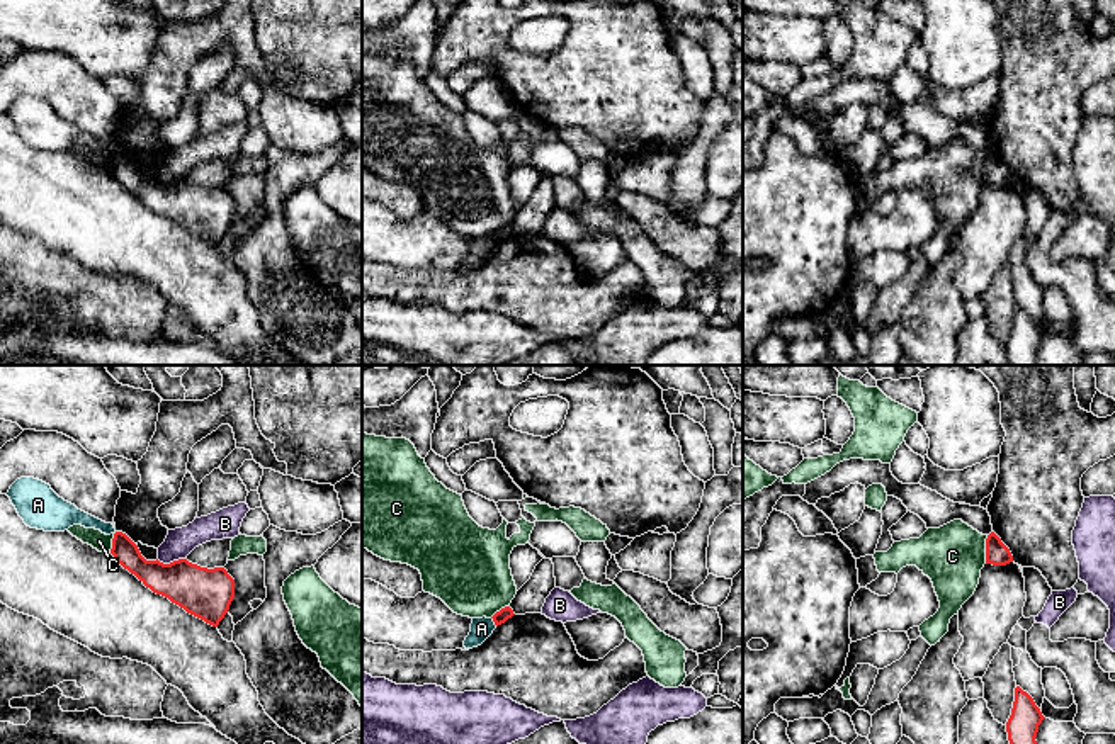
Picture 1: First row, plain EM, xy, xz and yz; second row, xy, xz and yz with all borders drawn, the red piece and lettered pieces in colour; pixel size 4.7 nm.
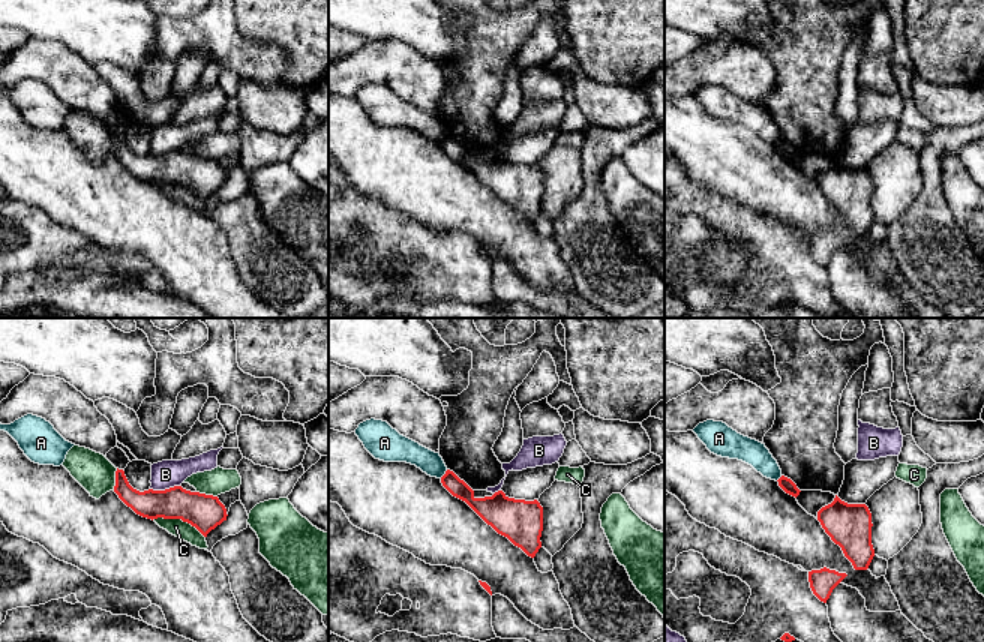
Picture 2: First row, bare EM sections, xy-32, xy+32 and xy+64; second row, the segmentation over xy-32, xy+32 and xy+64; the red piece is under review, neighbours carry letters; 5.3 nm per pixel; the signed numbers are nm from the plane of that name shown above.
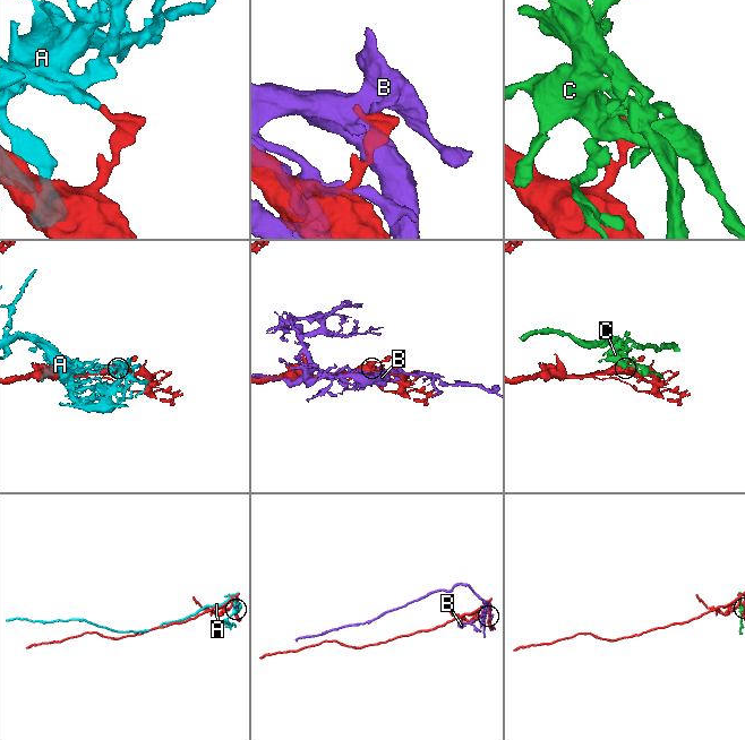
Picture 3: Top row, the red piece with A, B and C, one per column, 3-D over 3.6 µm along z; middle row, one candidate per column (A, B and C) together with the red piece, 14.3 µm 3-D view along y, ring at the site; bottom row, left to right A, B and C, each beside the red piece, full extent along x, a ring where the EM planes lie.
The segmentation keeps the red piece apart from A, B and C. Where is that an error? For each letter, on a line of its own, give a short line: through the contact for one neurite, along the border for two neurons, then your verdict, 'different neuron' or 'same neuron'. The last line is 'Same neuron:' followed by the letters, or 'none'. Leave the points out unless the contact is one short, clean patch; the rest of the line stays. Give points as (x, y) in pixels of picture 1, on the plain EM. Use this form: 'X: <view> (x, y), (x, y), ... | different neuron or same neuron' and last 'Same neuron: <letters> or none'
A: different neuron
B: different neuron
C: different neuron
Same neuron: none

